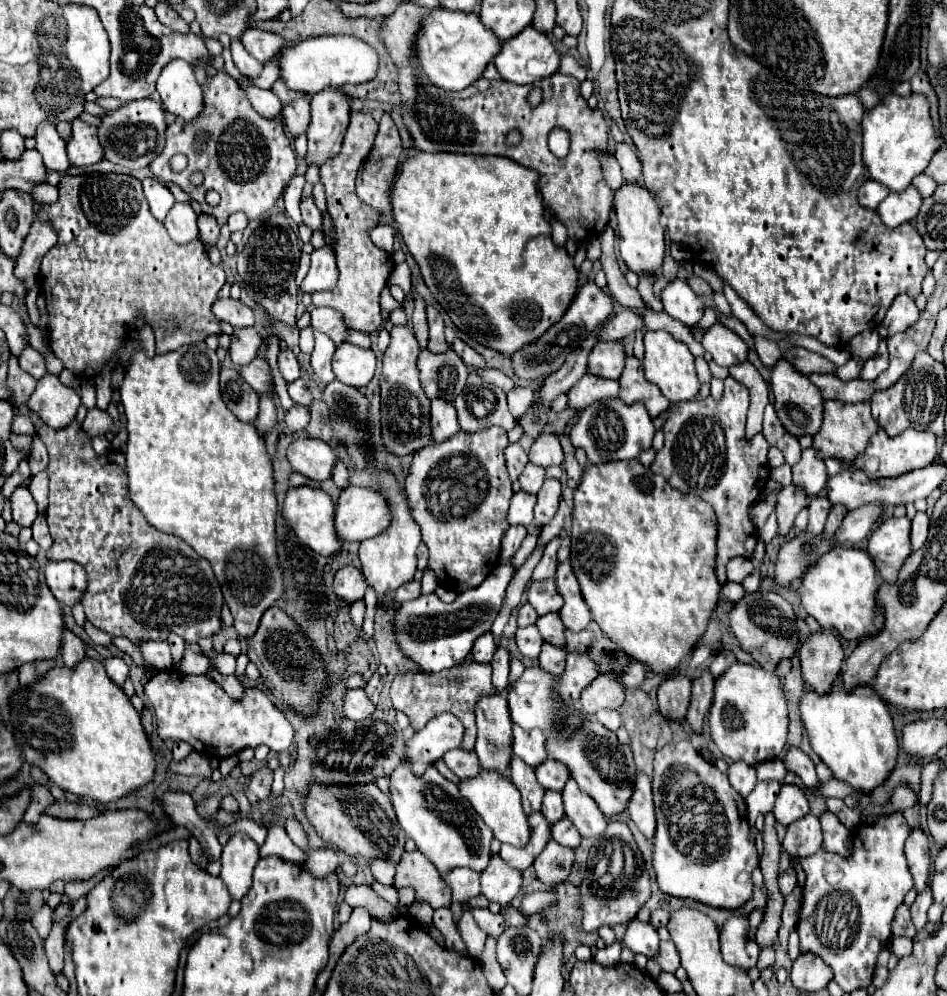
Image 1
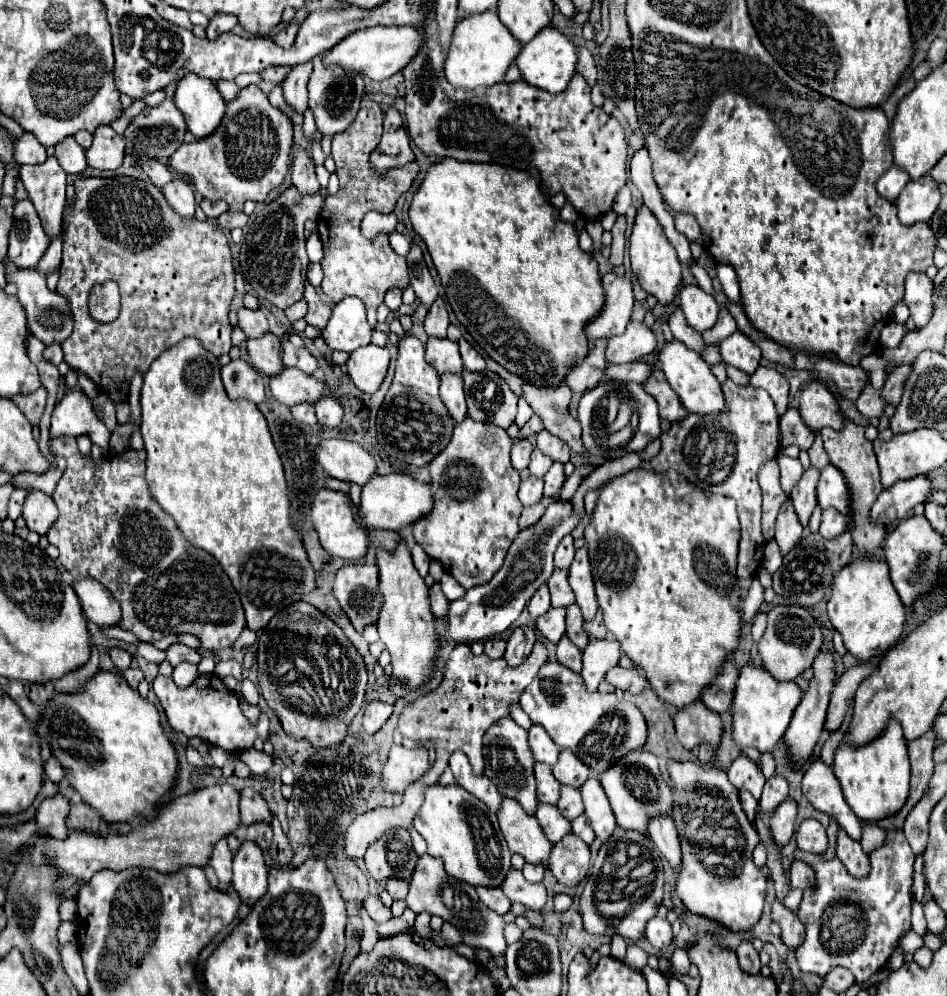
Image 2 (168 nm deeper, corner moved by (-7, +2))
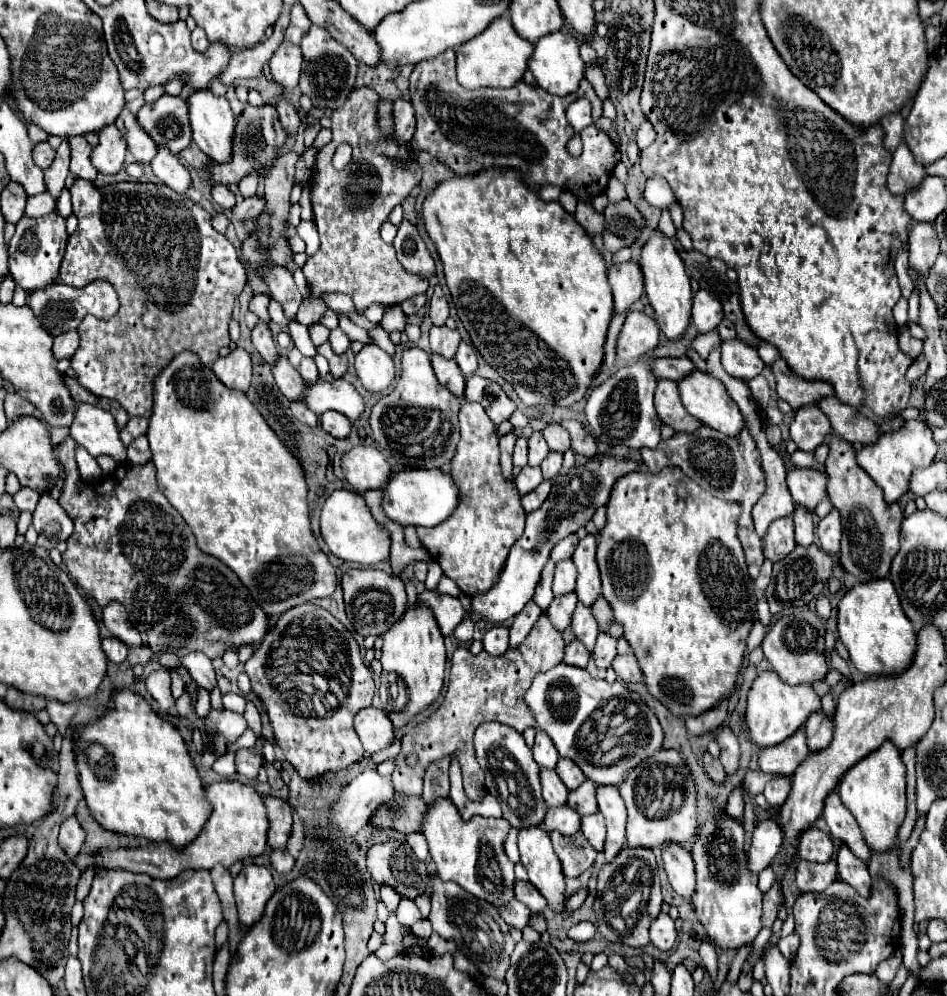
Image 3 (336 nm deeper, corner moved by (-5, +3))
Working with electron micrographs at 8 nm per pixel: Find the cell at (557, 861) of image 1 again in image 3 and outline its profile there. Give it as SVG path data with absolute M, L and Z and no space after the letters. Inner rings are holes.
M559 831L549 833L553 849L563 865L565 877L579 877L583 871L587 871L597 857L597 851L587 843L587 839L577 831L575 835L561 835Z

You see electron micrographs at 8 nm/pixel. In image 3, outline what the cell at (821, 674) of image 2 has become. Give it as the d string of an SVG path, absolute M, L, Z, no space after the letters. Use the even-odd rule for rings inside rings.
M801 727L797 735L791 735L785 739L785 743L779 743L777 747L765 747L759 753L759 769L763 773L773 773L773 775L793 775L797 765L807 759L809 749L807 749L807 739L805 739L805 729Z

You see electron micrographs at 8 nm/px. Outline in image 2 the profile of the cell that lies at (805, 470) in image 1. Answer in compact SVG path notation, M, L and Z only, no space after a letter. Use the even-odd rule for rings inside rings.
M809 466L803 472L803 476L801 476L799 484L795 486L795 490L791 492L791 500L793 500L795 512L797 512L797 516L799 516L799 520L801 520L803 526L807 526L809 516L811 516L813 508L817 506L817 500L815 500L815 484L819 482L819 472L821 470L817 470L815 466Z

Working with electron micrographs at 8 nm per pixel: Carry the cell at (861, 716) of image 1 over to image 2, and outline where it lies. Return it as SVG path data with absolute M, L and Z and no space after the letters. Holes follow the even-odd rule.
M889 718L883 734L879 734L879 738L863 746L847 744L845 740L841 740L835 750L833 770L843 786L847 804L859 820L875 822L901 810L909 794L907 740L901 732L901 724L895 718Z

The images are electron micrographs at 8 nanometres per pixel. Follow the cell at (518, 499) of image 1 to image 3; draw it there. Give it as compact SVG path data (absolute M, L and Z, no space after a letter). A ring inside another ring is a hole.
M529 465L523 467L521 473L515 477L515 485L517 485L517 491L519 491L521 495L531 493L541 481L543 481L543 477L541 477L541 467L529 467Z

